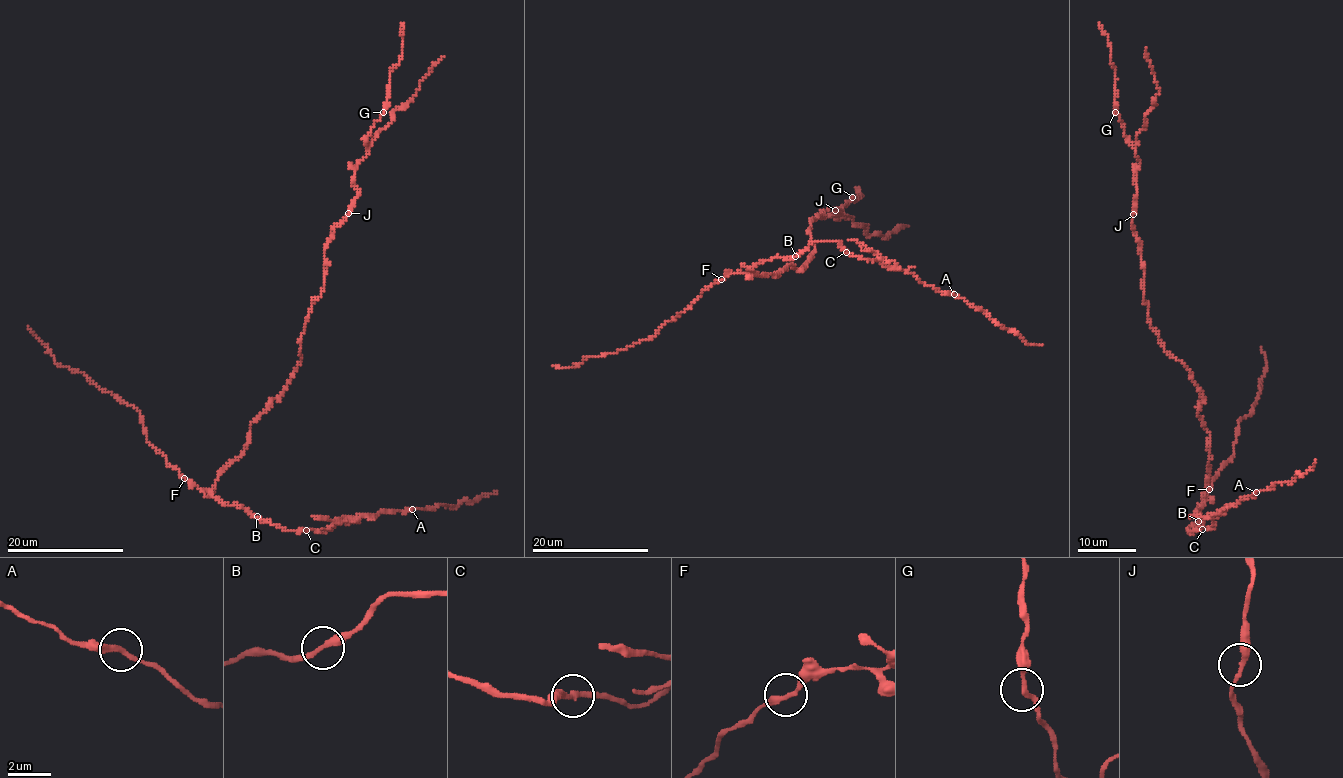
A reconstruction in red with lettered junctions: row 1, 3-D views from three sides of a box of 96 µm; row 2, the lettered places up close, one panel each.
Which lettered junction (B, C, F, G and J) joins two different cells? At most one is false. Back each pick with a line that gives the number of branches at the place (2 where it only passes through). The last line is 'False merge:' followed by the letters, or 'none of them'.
C: branches 2
False merge: C

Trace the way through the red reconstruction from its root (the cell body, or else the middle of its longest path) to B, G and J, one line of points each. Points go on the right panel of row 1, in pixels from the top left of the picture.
B: (1198, 412), (1209, 433), (1210, 454), (1206, 503), (1197, 512), (1200, 517), (1198, 521)
G: (1198, 412), (1202, 395), (1191, 372), (1165, 350), (1150, 324), (1141, 245), (1131, 220), (1140, 161), (1115, 112)
J: (1198, 412), (1202, 395), (1191, 372), (1165, 350), (1150, 324), (1133, 214)

